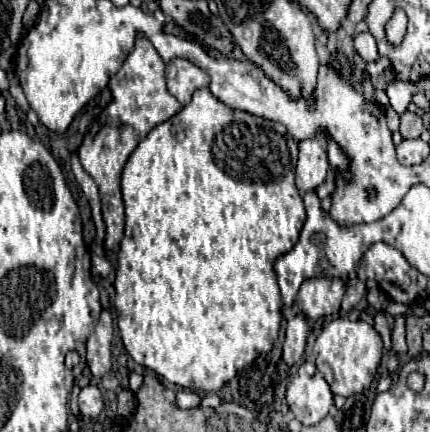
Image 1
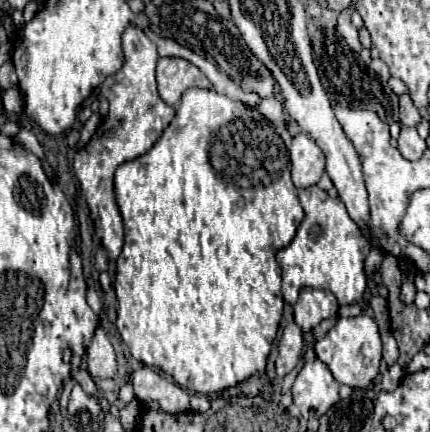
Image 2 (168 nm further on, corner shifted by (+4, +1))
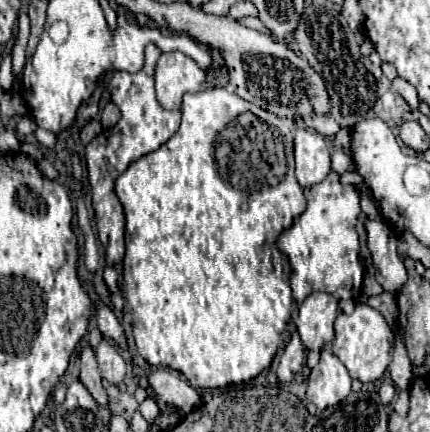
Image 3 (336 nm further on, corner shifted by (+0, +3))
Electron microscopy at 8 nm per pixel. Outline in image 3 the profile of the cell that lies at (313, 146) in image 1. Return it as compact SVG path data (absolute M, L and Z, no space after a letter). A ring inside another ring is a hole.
M298 129L294 135L296 179L302 187L320 183L330 173L330 149L316 131Z

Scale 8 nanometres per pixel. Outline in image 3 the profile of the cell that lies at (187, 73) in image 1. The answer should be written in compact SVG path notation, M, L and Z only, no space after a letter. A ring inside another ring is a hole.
M162 53L156 63L156 97L164 109L180 109L184 93L196 93L204 83L204 71L184 53Z

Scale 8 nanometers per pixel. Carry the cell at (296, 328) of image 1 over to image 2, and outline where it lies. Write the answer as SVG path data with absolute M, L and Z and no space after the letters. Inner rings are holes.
M288 323L284 327L280 345L278 345L278 359L276 359L276 373L280 377L284 377L286 373L290 373L298 359L302 355L302 331L296 323Z

